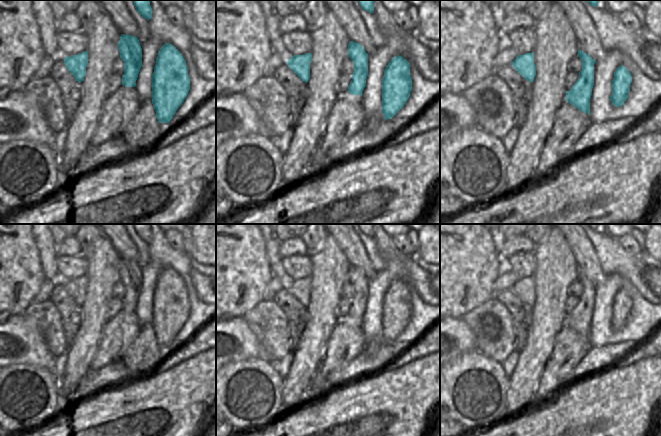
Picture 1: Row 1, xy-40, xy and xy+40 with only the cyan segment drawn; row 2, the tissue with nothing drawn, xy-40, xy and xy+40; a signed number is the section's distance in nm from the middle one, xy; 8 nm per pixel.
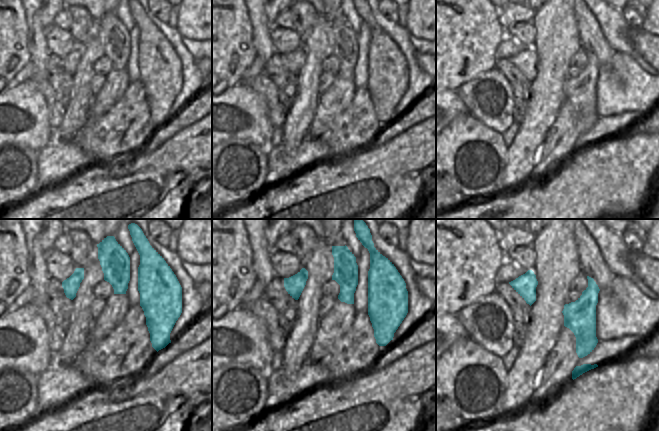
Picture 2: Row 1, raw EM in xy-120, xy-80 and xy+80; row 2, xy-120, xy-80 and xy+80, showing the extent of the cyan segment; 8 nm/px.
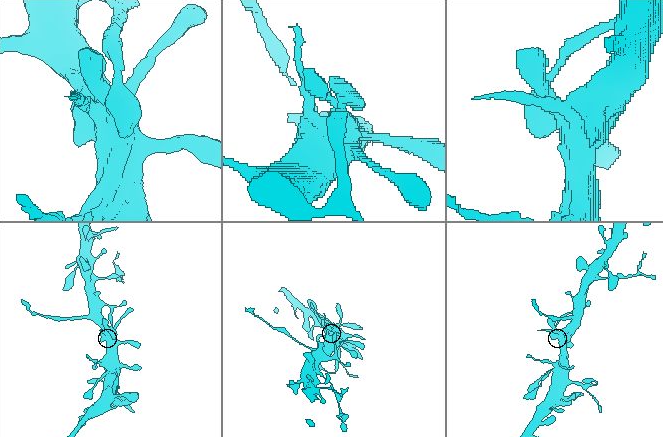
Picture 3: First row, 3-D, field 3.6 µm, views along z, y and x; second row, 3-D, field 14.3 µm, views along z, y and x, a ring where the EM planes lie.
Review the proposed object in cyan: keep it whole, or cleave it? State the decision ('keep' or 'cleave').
keep

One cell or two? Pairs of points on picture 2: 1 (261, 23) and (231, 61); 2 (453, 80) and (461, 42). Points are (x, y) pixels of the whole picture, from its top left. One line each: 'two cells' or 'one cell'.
1: two cells
2: one cell

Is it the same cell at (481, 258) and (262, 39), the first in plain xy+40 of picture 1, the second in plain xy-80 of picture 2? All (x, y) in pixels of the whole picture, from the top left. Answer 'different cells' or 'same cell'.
different cells

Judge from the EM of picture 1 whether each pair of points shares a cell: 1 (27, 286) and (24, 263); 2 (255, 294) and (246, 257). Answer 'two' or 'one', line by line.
1: one
2: one

